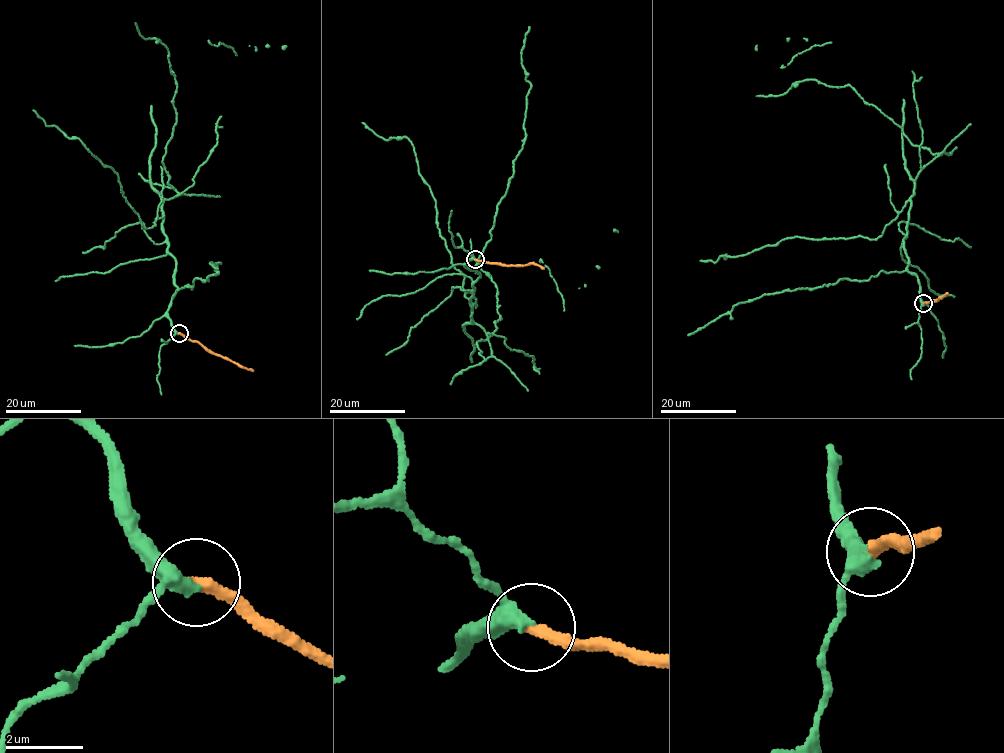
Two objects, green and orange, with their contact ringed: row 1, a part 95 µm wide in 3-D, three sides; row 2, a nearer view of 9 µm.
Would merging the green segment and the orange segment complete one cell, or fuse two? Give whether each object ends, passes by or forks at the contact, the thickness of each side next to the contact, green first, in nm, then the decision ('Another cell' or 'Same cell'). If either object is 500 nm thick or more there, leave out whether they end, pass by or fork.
At the ring green passes by. At the ring orange ends. Thickness 360 nm (green) against 300 nm. Same cell

